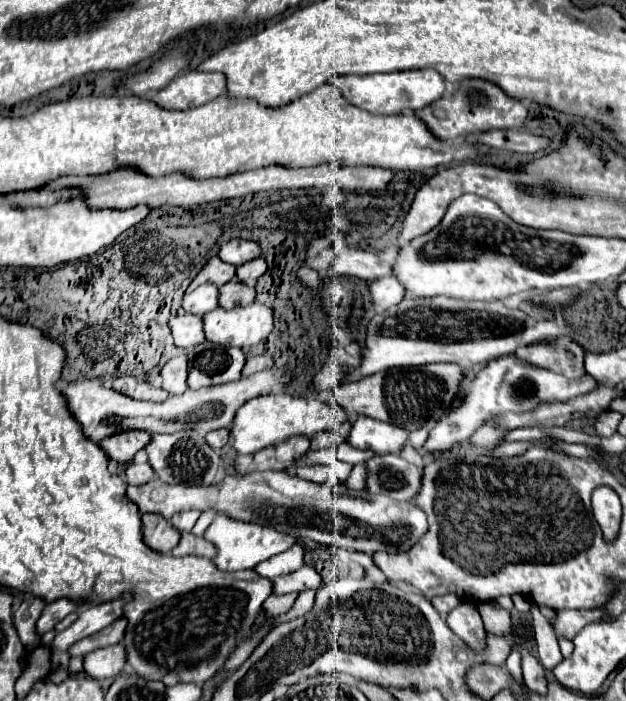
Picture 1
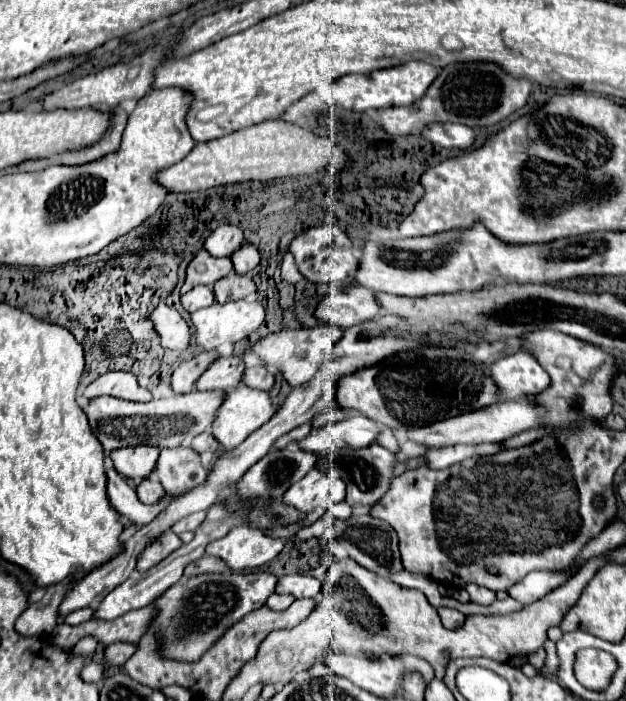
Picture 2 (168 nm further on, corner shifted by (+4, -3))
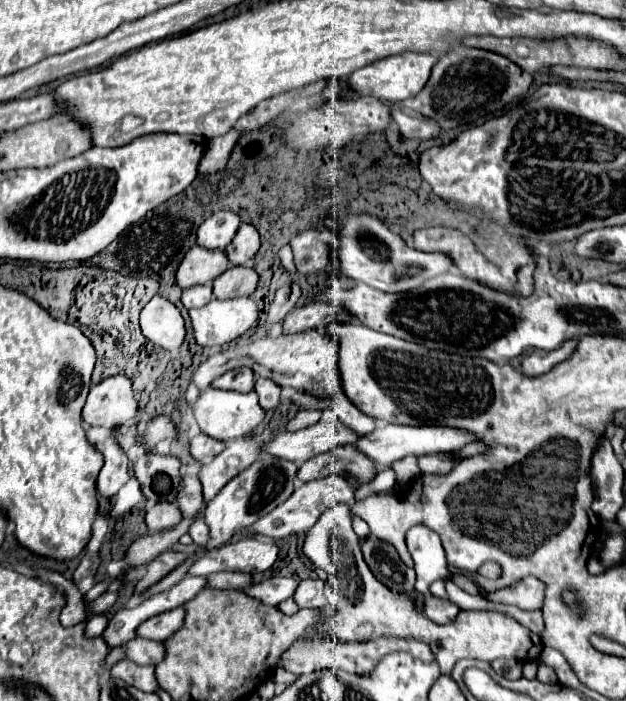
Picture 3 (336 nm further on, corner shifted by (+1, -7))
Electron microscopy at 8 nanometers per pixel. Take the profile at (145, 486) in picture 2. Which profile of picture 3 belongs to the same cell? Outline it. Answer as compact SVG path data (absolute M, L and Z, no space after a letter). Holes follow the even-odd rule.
M161 500L161 502L155 502L153 506L147 506L145 520L147 520L149 530L159 532L159 530L167 530L175 526L181 520L181 512L173 502Z

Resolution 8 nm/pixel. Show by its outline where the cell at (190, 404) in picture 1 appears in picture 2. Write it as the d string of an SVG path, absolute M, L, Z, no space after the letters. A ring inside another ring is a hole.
M190 392L182 396L170 396L160 400L150 400L146 404L138 402L126 402L112 396L100 396L88 402L84 408L88 422L92 426L94 436L104 446L106 458L112 450L126 448L126 446L138 446L138 444L150 444L158 448L174 448L180 446L180 442L186 436L198 436L200 432L210 430L210 422L222 404L224 392Z

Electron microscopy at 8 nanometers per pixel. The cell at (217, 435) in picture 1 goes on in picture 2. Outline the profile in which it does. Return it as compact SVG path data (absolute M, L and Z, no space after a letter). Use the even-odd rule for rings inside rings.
M202 432L192 440L192 448L202 454L202 452L216 452L218 450L218 440L210 432Z

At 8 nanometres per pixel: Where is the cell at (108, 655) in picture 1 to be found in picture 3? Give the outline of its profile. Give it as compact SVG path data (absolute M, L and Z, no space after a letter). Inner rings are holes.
M133 638L125 644L125 654L127 660L147 666L147 664L159 664L163 660L165 654L165 646L163 642L153 642L153 640L145 640L145 638Z

